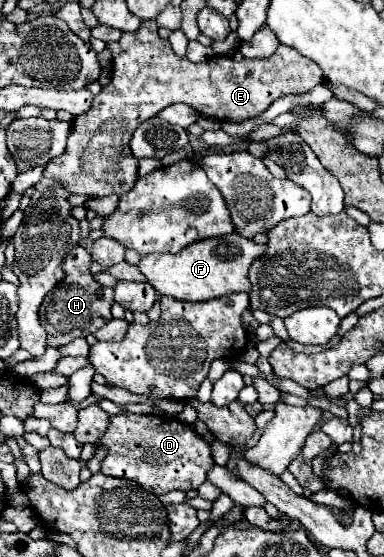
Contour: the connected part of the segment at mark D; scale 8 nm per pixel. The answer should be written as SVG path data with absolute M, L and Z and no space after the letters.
M116 414L100 438L98 446L106 450L100 472L108 476L130 478L148 492L162 496L172 490L192 490L206 482L214 466L210 445L196 434L192 424L170 416L154 414Z

